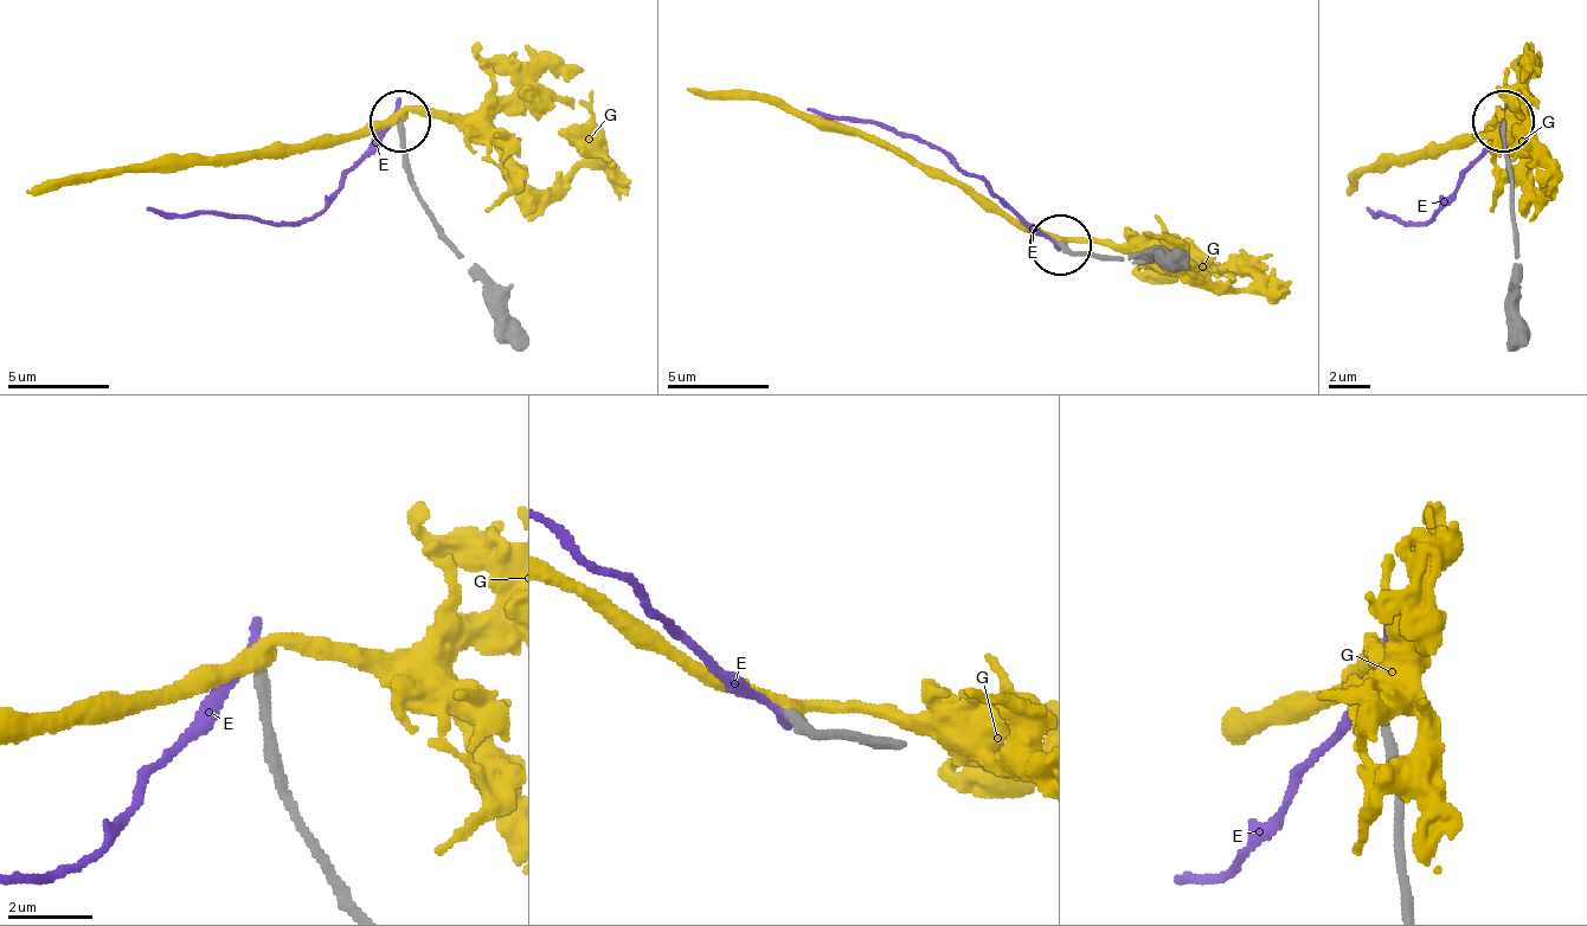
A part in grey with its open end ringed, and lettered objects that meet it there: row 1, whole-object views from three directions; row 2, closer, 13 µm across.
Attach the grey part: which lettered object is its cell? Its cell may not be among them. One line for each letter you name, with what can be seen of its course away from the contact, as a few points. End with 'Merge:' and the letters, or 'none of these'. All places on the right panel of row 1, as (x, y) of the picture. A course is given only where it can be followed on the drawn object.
Merge: none of these

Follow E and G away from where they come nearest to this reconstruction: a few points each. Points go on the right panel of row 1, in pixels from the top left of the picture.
E: (1502, 124), (1460, 186), (1425, 222), (1379, 211), (1374, 217), (1369, 206)
G: (1502, 120), (1440, 150), (1394, 155), (1359, 175), (1348, 191)

